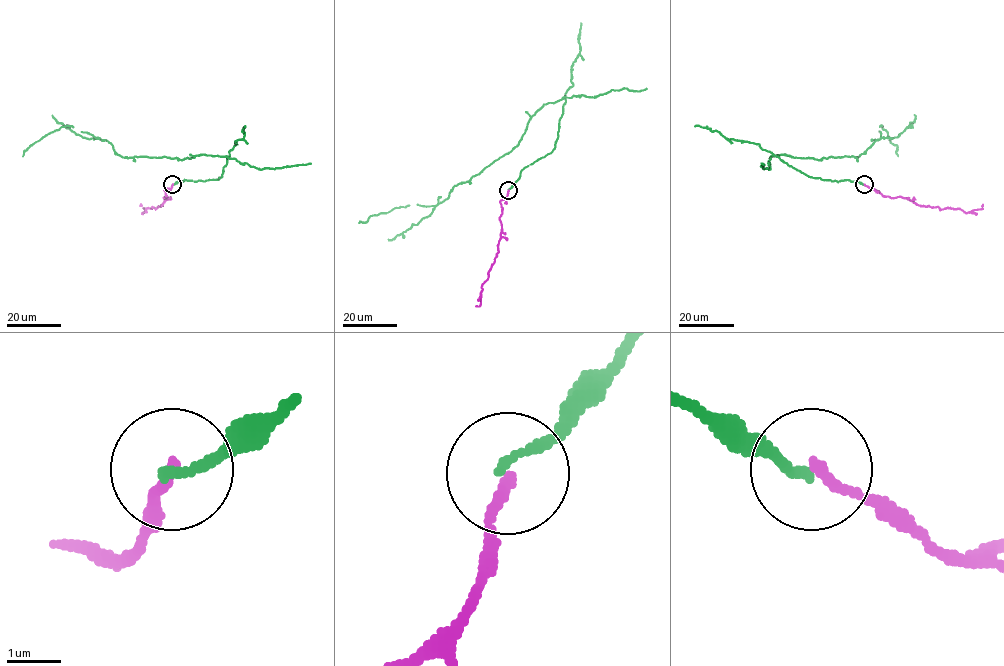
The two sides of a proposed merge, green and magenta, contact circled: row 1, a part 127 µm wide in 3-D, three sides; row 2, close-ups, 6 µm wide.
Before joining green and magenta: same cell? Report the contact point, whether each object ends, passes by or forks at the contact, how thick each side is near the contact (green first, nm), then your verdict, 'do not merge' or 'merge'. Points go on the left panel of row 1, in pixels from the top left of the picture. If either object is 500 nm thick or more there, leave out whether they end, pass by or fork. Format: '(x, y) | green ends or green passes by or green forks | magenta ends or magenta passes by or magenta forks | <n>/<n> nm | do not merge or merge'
(172, 184) | green ends | magenta ends | 180/190 nm | merge

